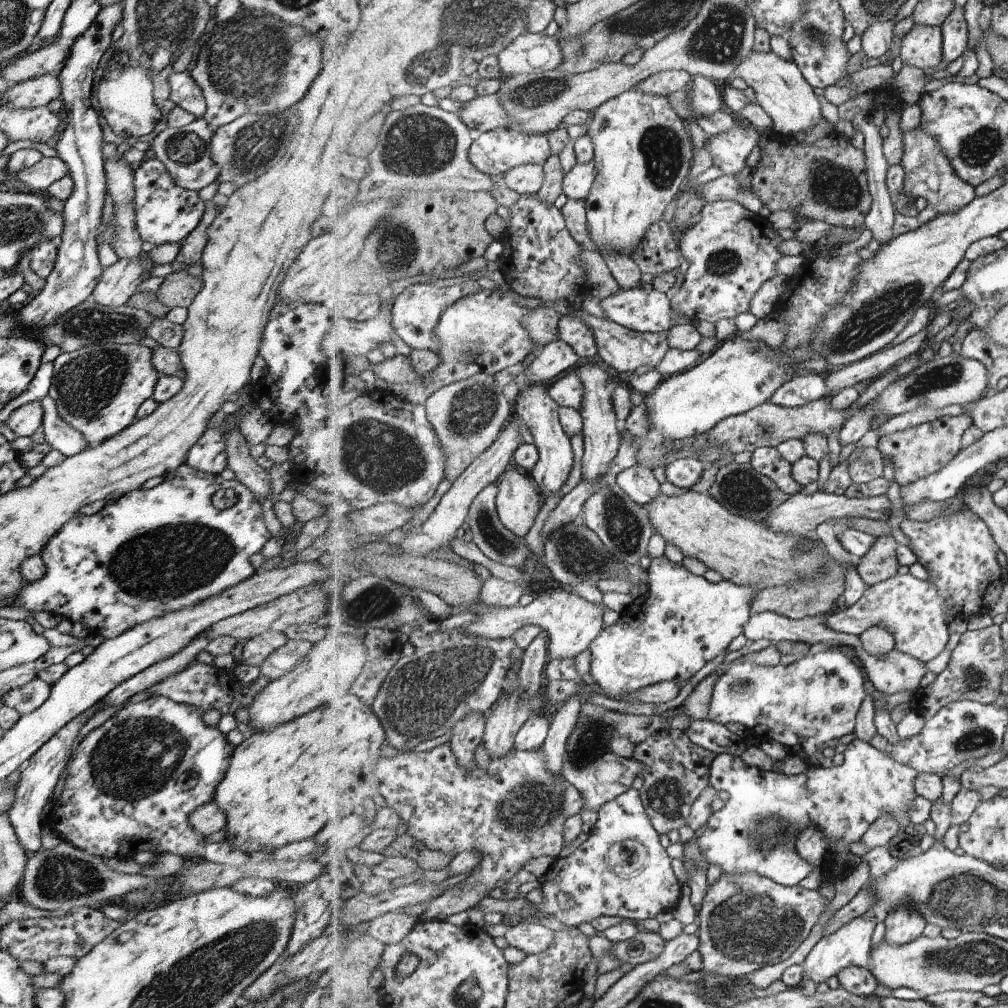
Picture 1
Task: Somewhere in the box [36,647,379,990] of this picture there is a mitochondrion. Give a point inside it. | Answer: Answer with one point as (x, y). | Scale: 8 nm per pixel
(134, 758)

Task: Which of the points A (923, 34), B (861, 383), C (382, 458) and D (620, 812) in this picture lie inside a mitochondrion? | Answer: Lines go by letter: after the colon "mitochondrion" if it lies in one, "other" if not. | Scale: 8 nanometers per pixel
A: other
B: other
C: mitochondrion
D: other

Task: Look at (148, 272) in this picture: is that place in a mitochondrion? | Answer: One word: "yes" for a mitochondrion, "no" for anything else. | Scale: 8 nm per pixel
no

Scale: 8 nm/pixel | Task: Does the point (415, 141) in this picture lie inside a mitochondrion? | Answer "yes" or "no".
yes

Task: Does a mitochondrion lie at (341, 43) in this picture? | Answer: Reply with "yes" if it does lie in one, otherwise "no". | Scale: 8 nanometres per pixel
no

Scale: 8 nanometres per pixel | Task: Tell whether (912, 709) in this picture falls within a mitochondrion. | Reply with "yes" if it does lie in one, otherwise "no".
no

